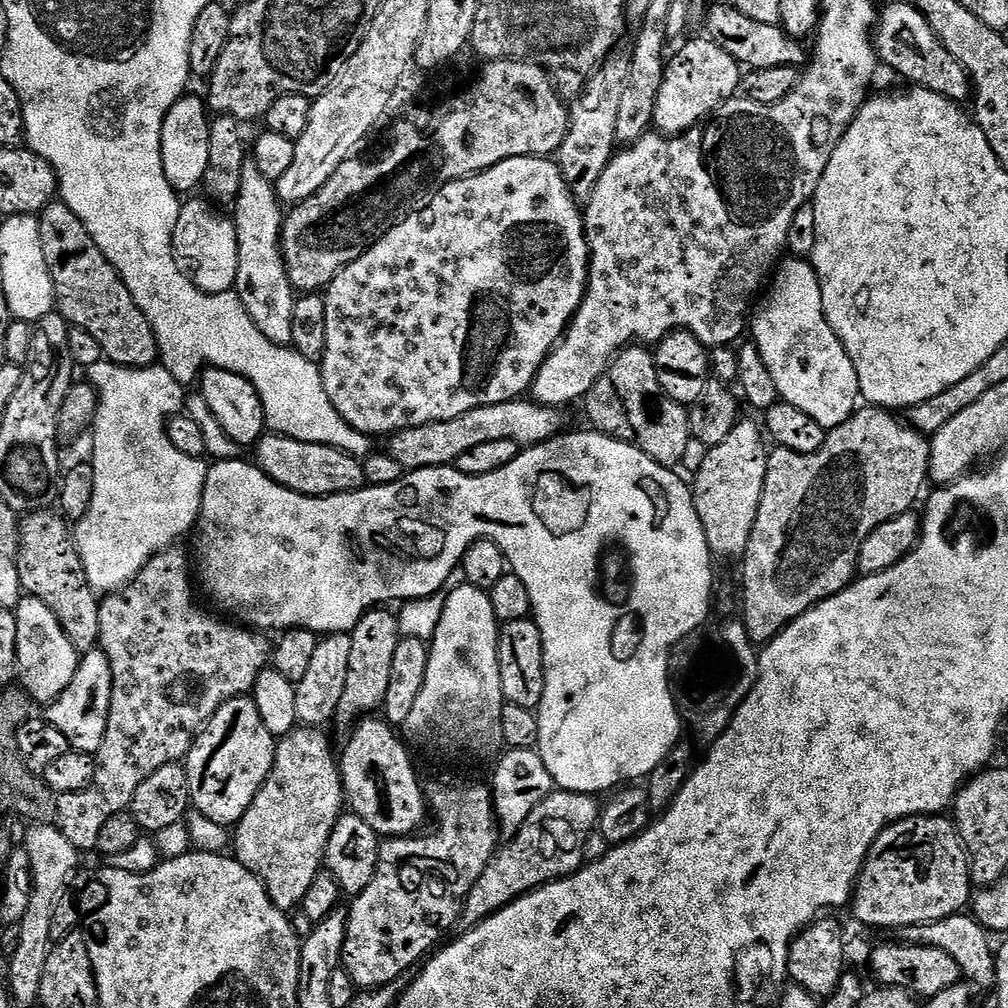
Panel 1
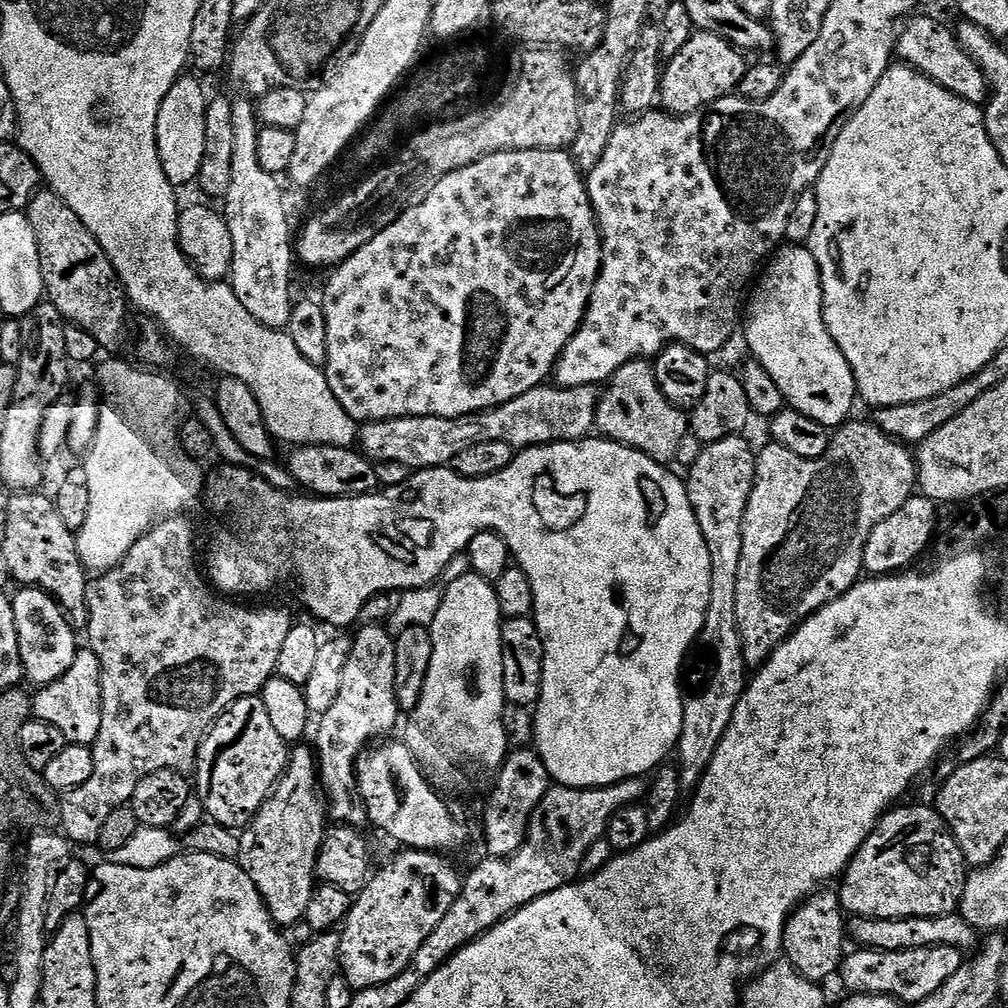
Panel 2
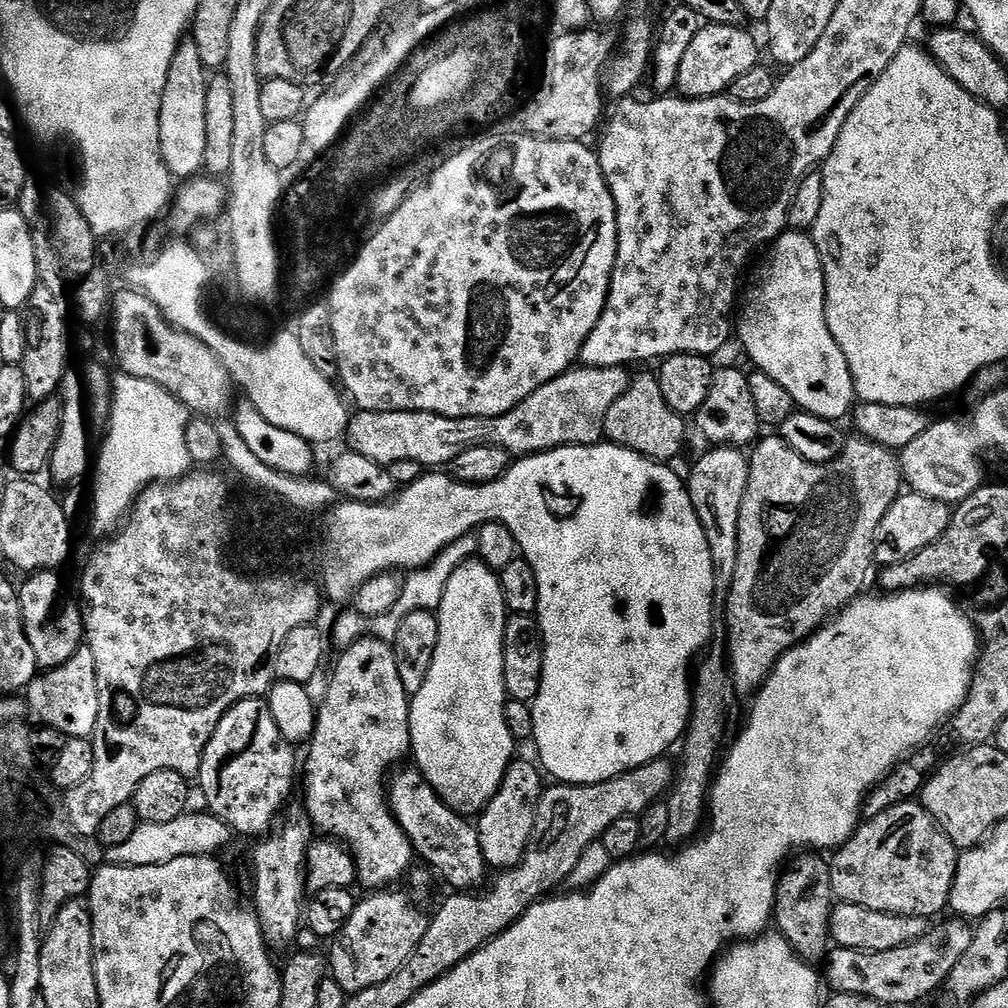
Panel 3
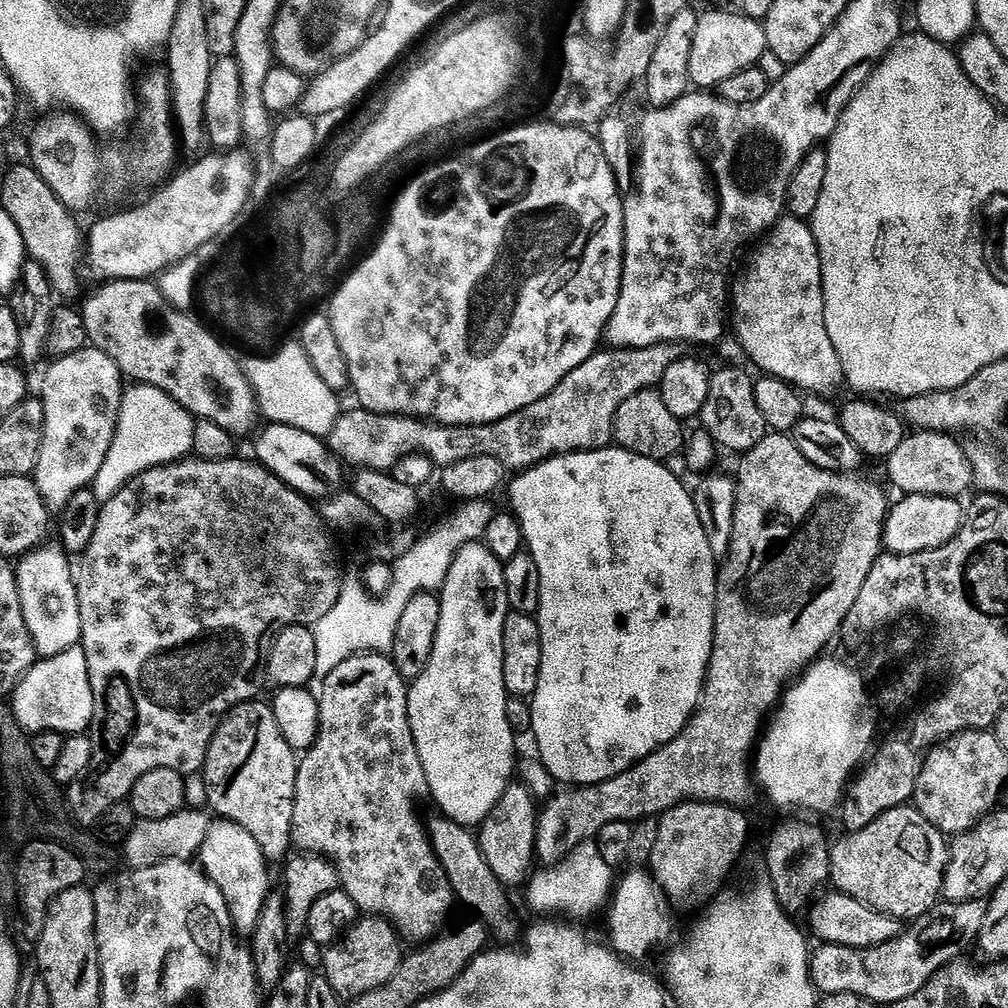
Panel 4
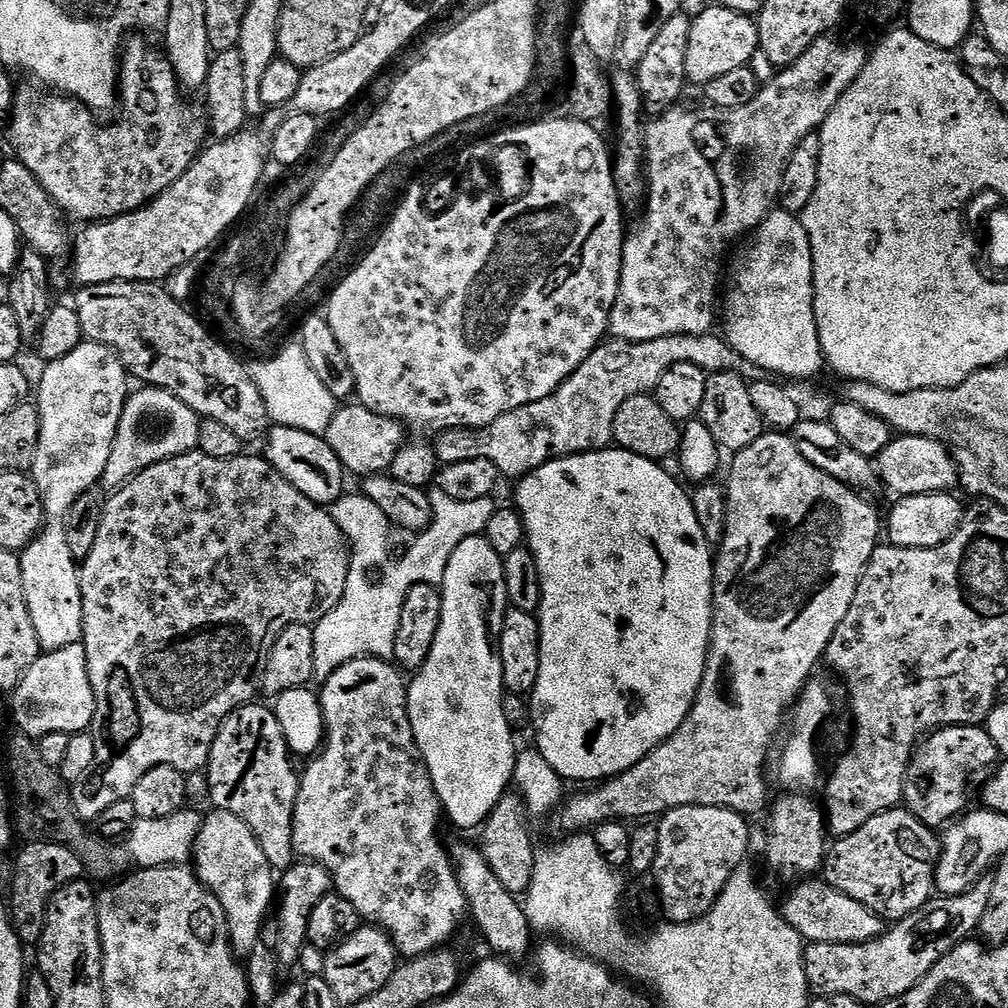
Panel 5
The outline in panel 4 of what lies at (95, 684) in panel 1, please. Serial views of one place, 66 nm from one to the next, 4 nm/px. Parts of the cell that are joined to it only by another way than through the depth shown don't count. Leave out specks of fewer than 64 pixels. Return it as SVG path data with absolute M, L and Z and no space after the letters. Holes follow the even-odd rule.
M77 646L70 650L62 650L62 654L37 659L31 670L16 685L16 691L11 693L11 700L11 715L25 733L62 732L65 737L87 733L92 727L94 718L94 690L90 690L90 670L86 666L86 654L83 648Z

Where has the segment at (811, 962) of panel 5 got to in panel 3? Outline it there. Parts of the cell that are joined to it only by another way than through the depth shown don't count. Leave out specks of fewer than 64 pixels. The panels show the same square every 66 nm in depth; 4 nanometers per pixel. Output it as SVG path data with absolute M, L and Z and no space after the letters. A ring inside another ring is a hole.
M951 918L945 924L929 927L928 933L922 938L918 938L914 942L910 942L906 946L898 946L898 950L886 950L885 952L859 952L858 950L850 950L849 948L837 948L833 947L829 951L826 957L826 965L828 964L828 976L826 972L826 980L833 984L833 989L836 992L849 992L850 994L858 994L859 996L865 996L866 998L874 998L878 1002L882 1002L885 1006L892 1006L892 1004L916 1004L919 1000L924 1000L932 991L943 989L944 981L947 980L950 970L954 970L954 966L958 966L958 958L962 958L962 954L966 954L966 949L969 948L972 941L973 929L967 928L965 921L960 918Z

